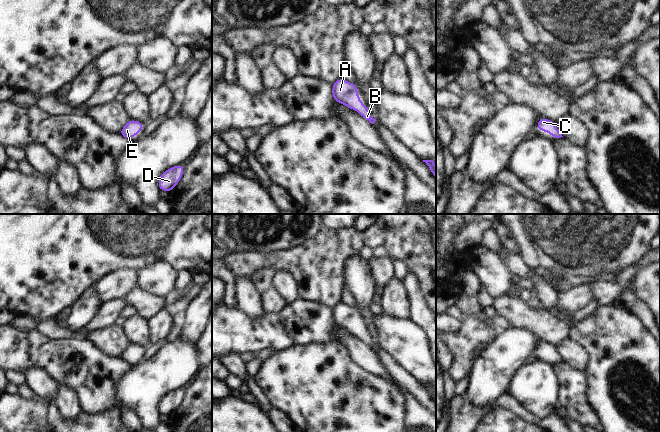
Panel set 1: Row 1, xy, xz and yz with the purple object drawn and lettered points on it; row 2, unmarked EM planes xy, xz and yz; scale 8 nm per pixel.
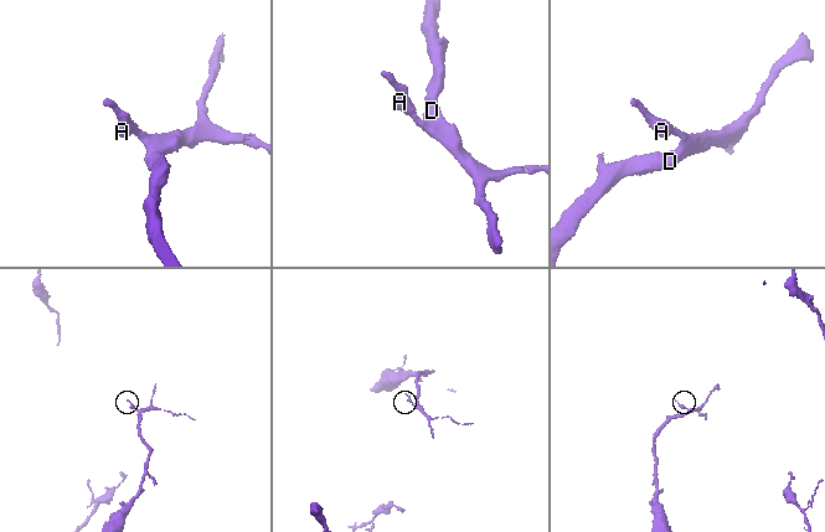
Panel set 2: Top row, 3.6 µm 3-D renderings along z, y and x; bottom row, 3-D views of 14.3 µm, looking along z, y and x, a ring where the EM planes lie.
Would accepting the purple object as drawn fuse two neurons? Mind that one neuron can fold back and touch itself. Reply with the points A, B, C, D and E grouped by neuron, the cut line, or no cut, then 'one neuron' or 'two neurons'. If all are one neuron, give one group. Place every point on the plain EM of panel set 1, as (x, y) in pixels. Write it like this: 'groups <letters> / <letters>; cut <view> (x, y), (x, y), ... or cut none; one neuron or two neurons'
groups A B C D E; cut none; one neuron

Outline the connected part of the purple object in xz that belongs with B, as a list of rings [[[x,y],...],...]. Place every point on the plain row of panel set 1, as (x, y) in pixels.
[[[339,302],[332,309],[332,320],[337,327],[343,328],[351,334],[356,334],[371,348],[376,345],[371,340],[367,330],[360,324],[356,308]]]

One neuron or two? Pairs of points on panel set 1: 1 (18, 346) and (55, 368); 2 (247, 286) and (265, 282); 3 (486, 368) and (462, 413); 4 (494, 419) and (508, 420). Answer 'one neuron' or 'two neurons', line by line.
1: one neuron
2: two neurons
3: two neurons
4: one neuron

